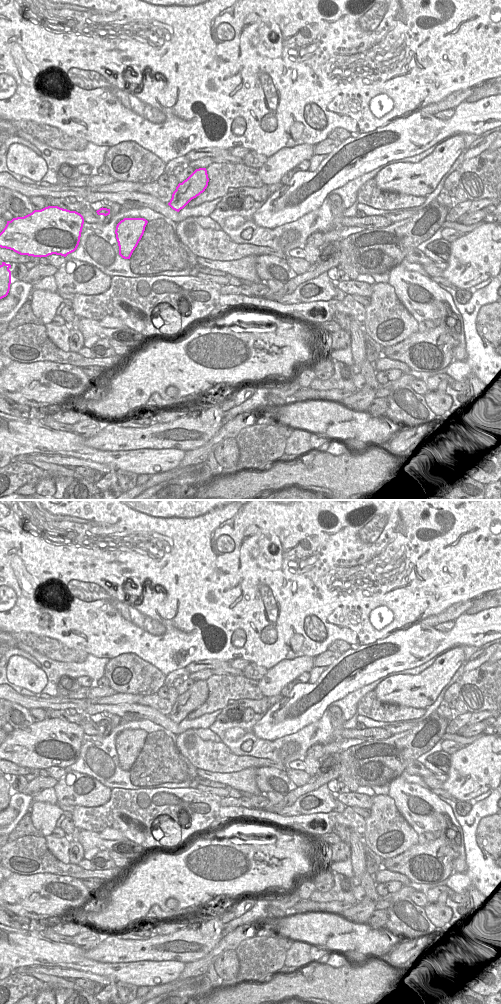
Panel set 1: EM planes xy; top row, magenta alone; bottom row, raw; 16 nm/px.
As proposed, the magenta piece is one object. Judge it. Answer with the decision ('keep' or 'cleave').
keep

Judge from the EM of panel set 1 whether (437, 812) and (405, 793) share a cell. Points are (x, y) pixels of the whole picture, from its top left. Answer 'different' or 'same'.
same

